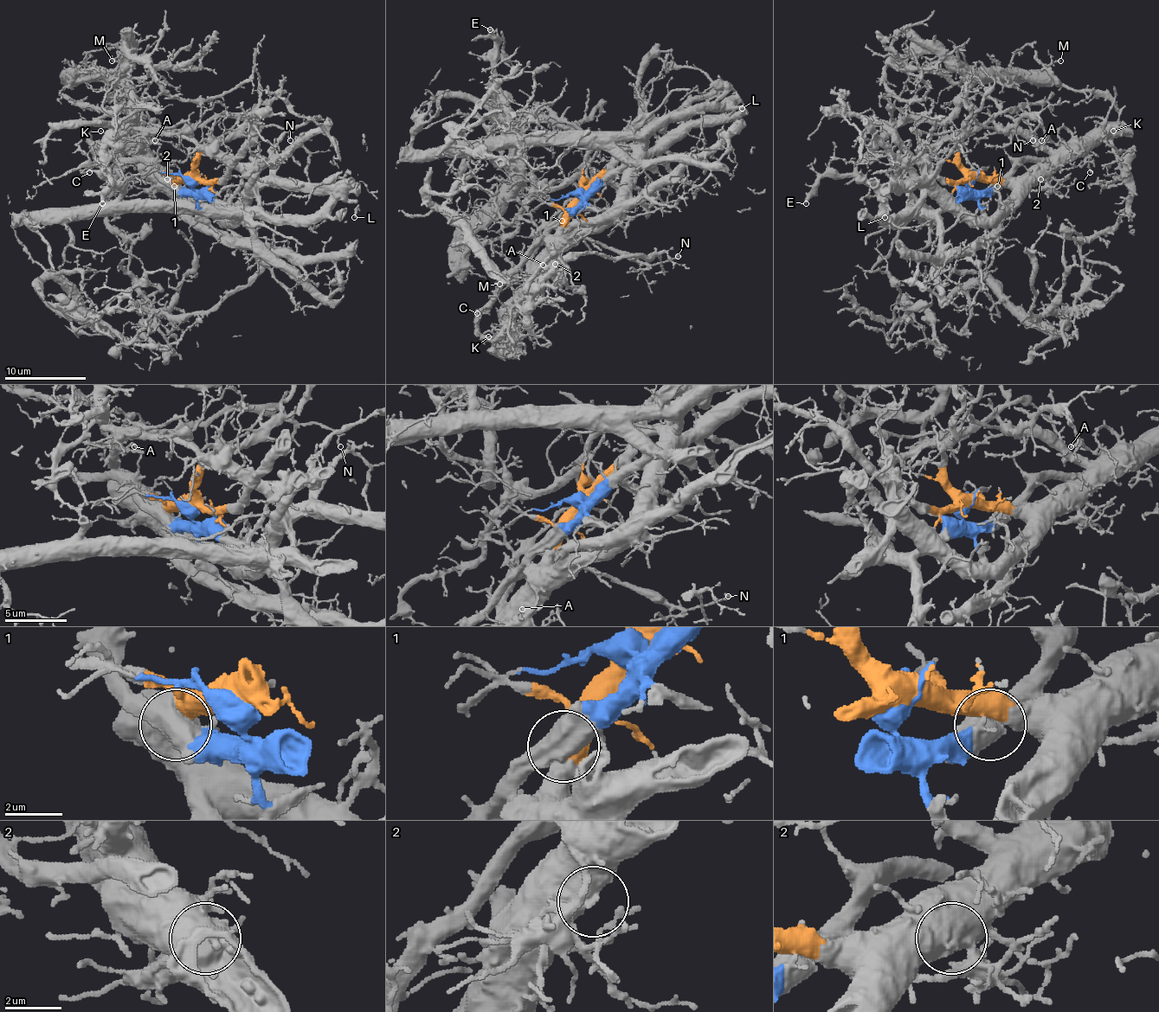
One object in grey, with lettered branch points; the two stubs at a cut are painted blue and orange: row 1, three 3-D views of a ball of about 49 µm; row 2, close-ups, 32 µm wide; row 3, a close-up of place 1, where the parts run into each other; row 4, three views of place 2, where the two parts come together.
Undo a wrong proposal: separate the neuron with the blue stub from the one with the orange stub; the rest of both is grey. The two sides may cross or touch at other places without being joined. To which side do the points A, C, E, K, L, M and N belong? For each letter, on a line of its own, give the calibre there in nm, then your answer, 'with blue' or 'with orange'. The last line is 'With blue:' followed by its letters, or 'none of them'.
A: 150 nm thick; with orange
C: 200 nm thick; with blue
E: 340 nm thick; with blue
K: 170 nm thick; with orange
L: 150 nm thick; with blue
M: 170 nm thick; with orange
N: 150 nm thick; with orange
With blue: C, E, L

